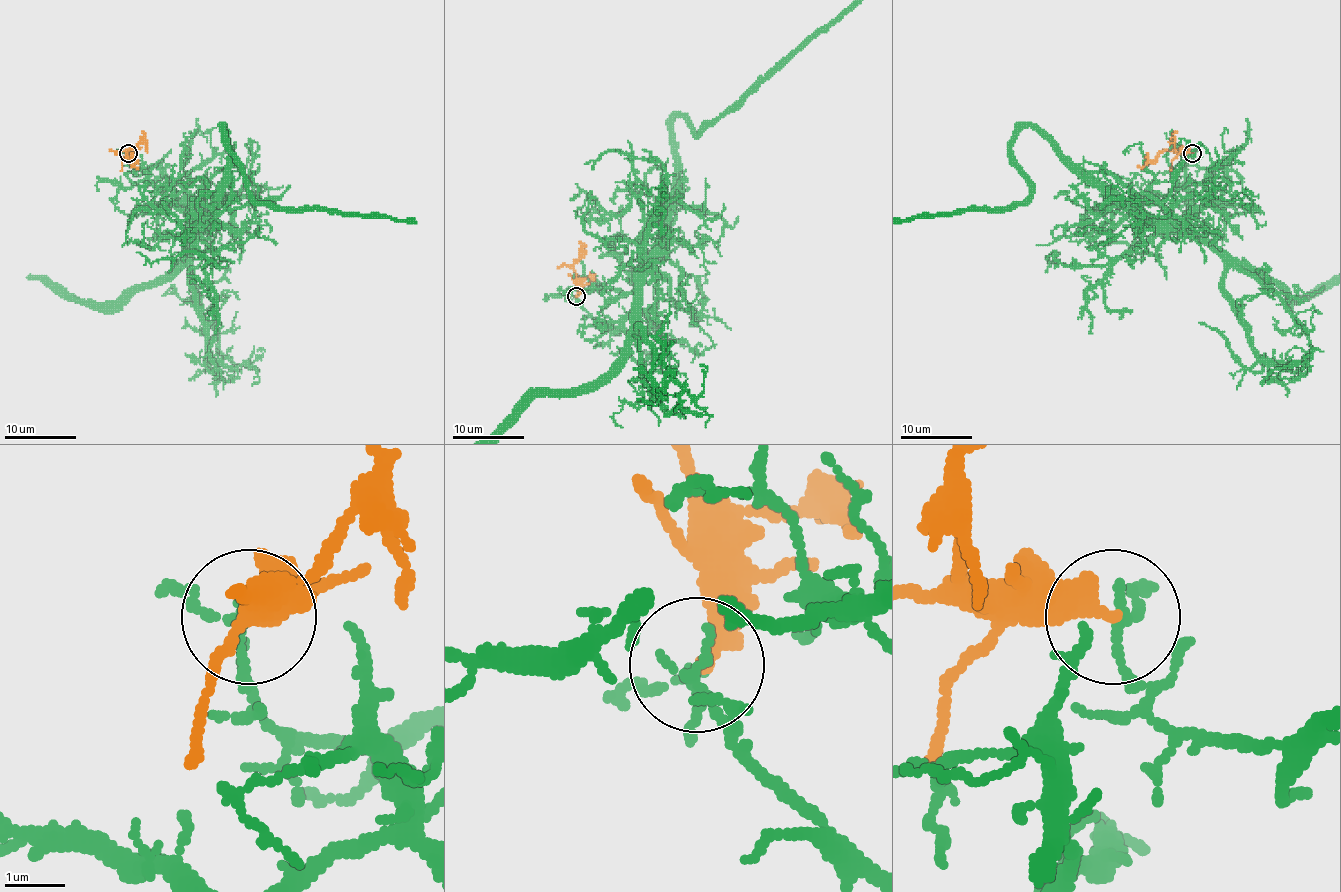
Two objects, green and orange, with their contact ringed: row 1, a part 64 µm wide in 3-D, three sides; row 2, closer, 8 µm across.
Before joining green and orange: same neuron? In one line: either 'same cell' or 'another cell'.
another cell

